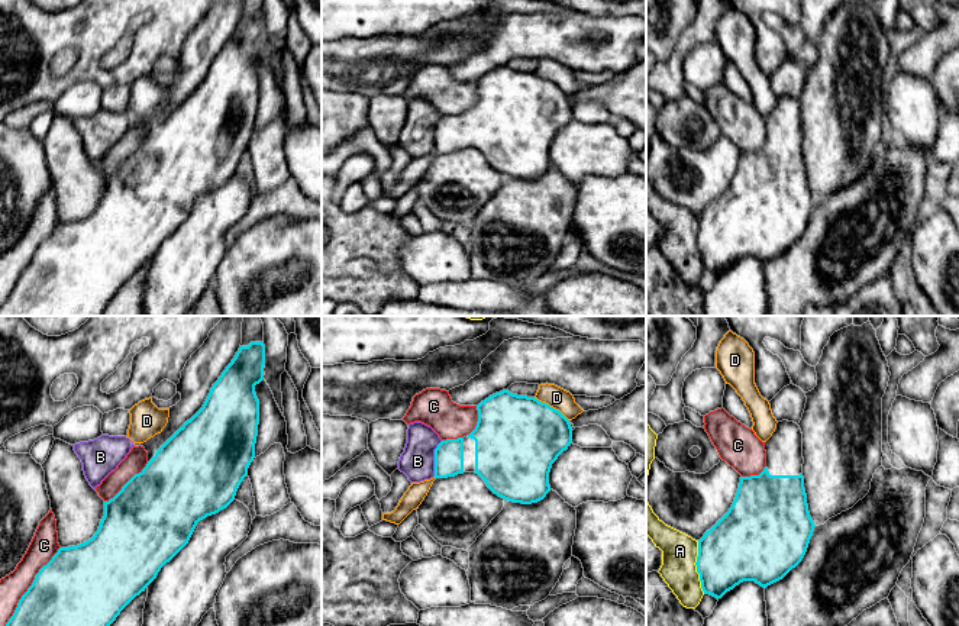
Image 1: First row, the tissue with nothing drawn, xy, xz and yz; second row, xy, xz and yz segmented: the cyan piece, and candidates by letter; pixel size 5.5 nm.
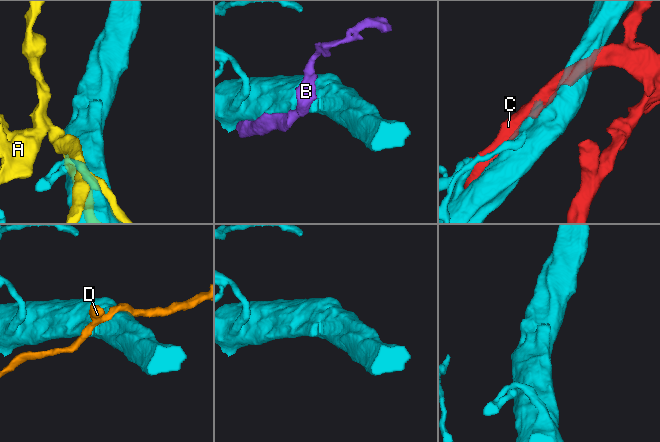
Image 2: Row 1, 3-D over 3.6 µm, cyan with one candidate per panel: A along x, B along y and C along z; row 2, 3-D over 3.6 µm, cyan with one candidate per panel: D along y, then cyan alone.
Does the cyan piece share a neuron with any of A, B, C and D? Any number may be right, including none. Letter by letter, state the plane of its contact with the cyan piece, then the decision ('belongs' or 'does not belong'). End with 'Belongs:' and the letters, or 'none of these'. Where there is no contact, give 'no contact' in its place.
A: yz | does not belong
B: xz | does not belong
C: xy | does not belong
D: xz | does not belong
Belongs: none of these

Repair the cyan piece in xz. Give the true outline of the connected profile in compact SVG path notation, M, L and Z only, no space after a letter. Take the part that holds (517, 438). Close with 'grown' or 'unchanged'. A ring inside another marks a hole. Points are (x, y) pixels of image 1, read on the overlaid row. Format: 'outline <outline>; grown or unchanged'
outline M508 390L477 406L475 429L435 449L435 478L478 474L498 497L522 504L543 500L549 472L572 443L569 420L535 397Z; grown

